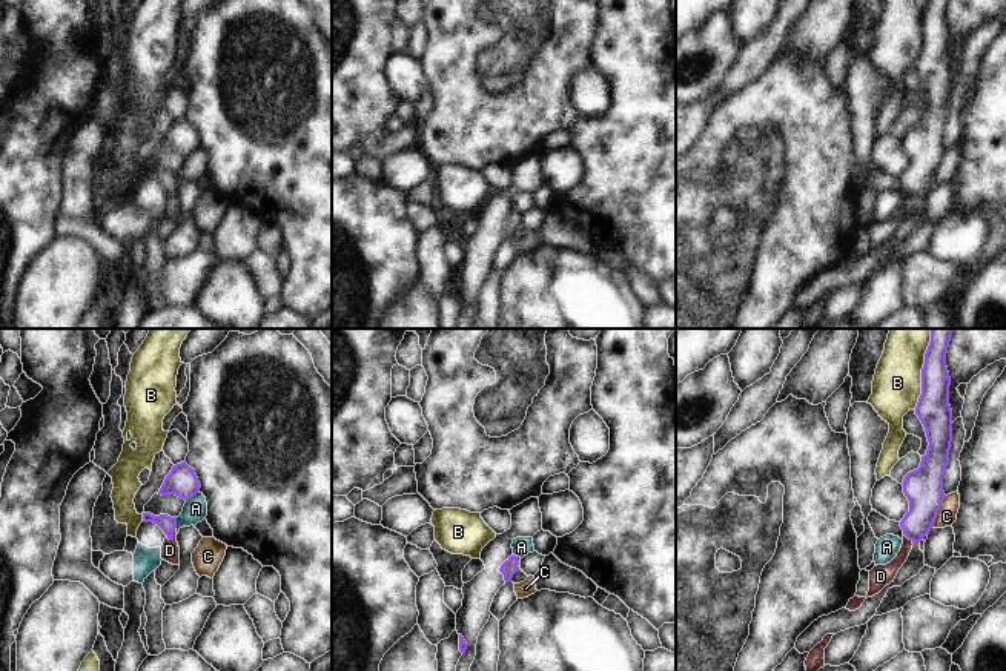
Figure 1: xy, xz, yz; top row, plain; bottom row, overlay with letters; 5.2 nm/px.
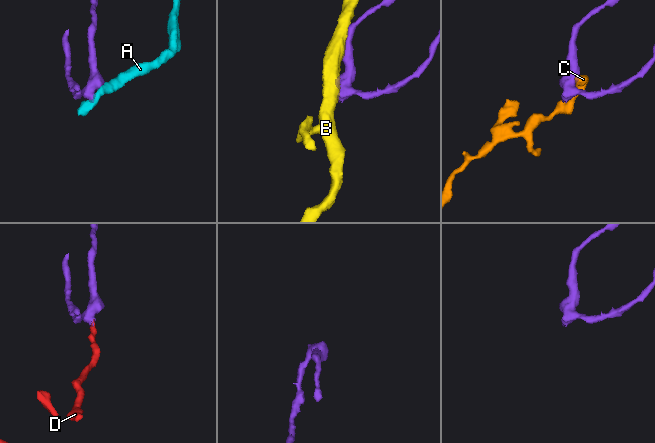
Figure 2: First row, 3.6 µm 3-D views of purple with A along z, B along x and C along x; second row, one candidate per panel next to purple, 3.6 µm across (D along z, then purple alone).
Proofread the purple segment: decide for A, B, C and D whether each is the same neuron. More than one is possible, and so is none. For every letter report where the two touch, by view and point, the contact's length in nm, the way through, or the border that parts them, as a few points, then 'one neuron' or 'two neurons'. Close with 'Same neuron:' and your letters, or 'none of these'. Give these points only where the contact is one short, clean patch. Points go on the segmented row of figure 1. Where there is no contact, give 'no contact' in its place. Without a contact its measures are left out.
A: contact xy (192, 495); length 100 nm; border xy (198, 490), (186, 502); two neurons
B: contact yz (922, 369); length 440 nm; two neurons
C: contact yz (937, 512); length 190 nm; border yz (946, 496), (931, 527); two neurons
D: contact xy (172, 535); length 90 nm; way xy (168, 524), (172, 535), (169, 550); one neuron
Same neuron: D

